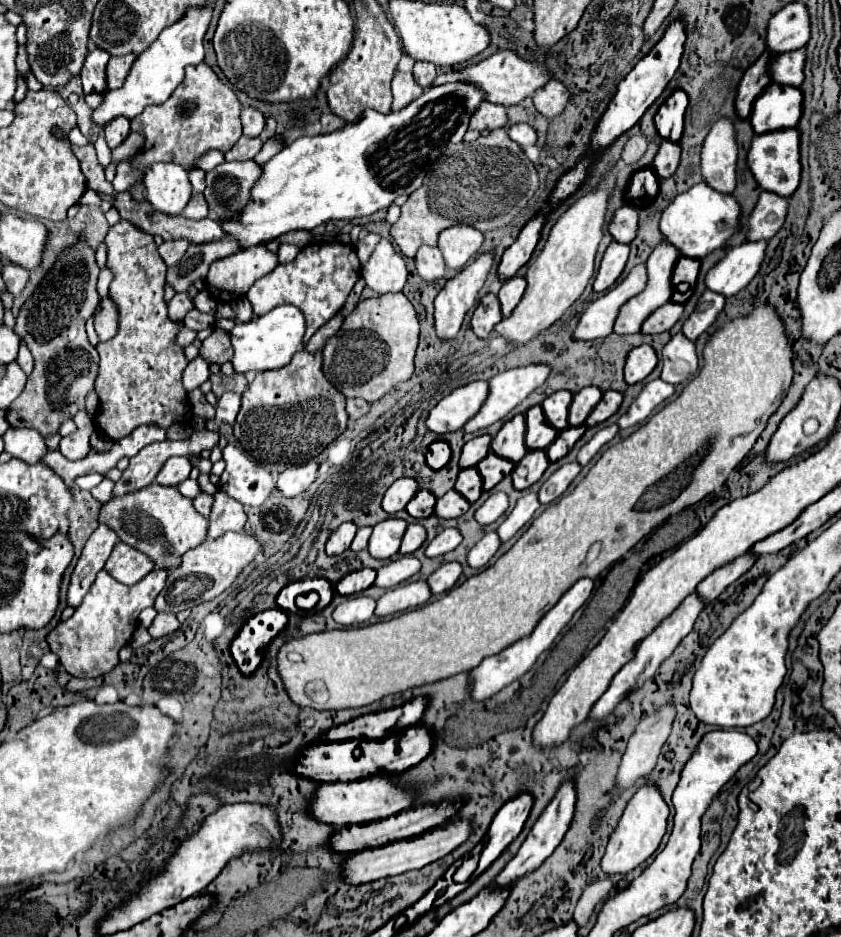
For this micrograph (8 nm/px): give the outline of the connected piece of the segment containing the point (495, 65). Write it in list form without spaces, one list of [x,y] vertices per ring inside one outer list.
[[[502,50],[492,54],[490,58],[482,60],[480,64],[468,66],[462,72],[452,72],[452,74],[440,74],[434,84],[446,84],[446,82],[456,82],[456,80],[464,80],[464,82],[472,82],[478,84],[484,92],[486,92],[486,100],[492,104],[502,104],[502,106],[514,106],[520,104],[524,98],[534,96],[534,92],[542,86],[546,86],[546,82],[552,80],[552,72],[546,66],[540,66],[536,62],[524,60],[522,56],[518,56],[518,52],[514,50]]]

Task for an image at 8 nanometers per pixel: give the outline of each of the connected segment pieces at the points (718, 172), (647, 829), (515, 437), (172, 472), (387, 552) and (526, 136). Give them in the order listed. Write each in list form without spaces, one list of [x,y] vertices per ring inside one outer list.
[[[722,116],[714,122],[702,146],[702,176],[708,186],[718,192],[732,192],[736,188],[736,162],[738,142],[736,126],[730,118]]]
[[[642,786],[634,798],[628,802],[616,830],[610,836],[610,842],[606,846],[606,854],[602,858],[602,870],[608,876],[614,874],[628,874],[640,864],[644,864],[660,846],[662,836],[666,834],[666,820],[668,820],[668,804],[664,802],[662,794],[656,786]]]
[[[516,414],[494,436],[492,452],[496,452],[502,458],[508,458],[512,462],[520,462],[522,456],[528,452],[524,436],[526,436],[526,420],[522,414]]]
[[[184,456],[168,458],[168,462],[158,472],[156,482],[162,486],[178,486],[180,482],[184,482],[190,476],[190,470],[192,470],[192,464],[188,458],[184,458]]]
[[[386,518],[374,526],[374,532],[368,542],[368,552],[374,558],[390,558],[398,554],[402,536],[408,528],[406,520],[400,518]]]
[[[514,124],[514,126],[510,126],[508,136],[510,136],[514,142],[518,142],[520,146],[532,146],[532,144],[538,142],[536,130],[534,130],[532,126],[528,126],[528,124]]]

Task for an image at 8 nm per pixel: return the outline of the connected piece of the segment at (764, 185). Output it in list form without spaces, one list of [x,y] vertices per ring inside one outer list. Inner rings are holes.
[[[784,128],[776,132],[766,132],[754,138],[752,148],[748,152],[748,166],[758,180],[762,190],[776,192],[780,196],[792,196],[800,184],[800,130]]]

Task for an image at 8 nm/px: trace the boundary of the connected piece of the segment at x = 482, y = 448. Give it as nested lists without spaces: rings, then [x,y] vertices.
[[[482,434],[482,436],[476,436],[470,442],[466,442],[462,448],[462,454],[460,454],[460,468],[476,466],[482,458],[486,458],[490,452],[490,440],[492,438],[488,434]]]

